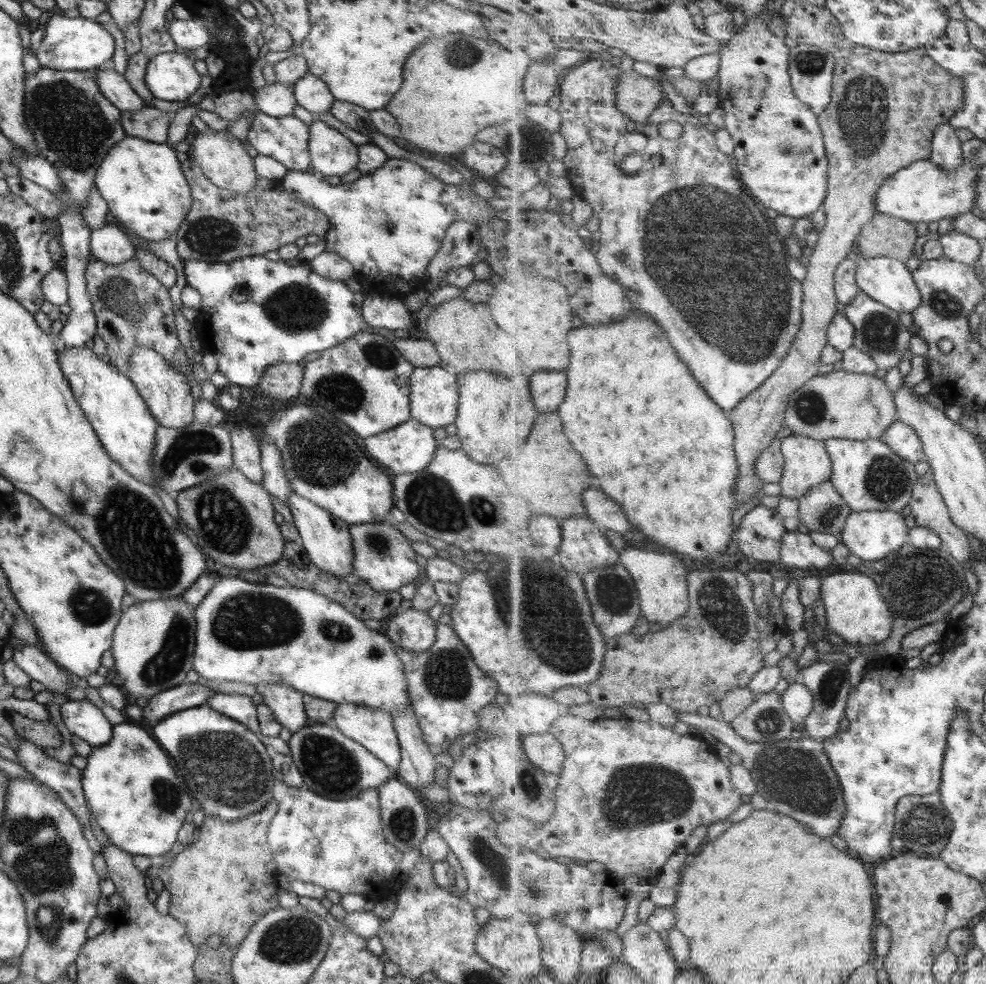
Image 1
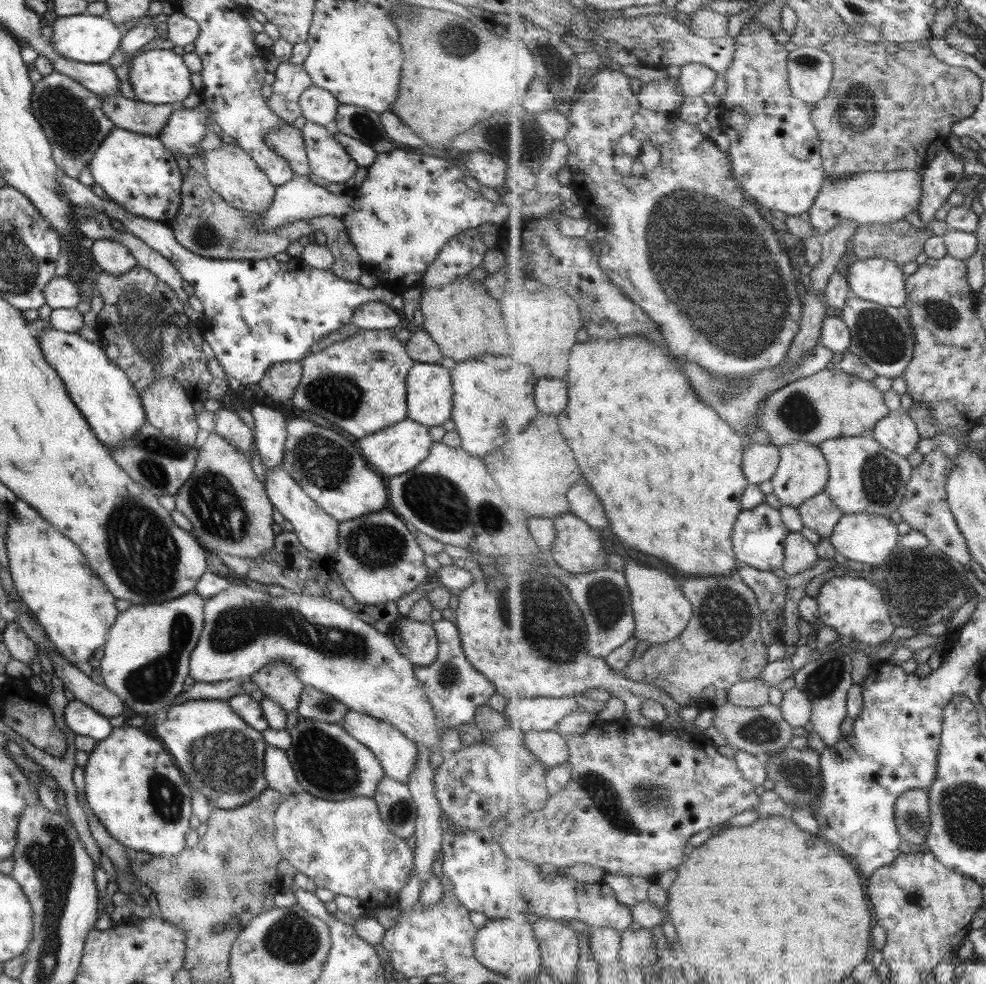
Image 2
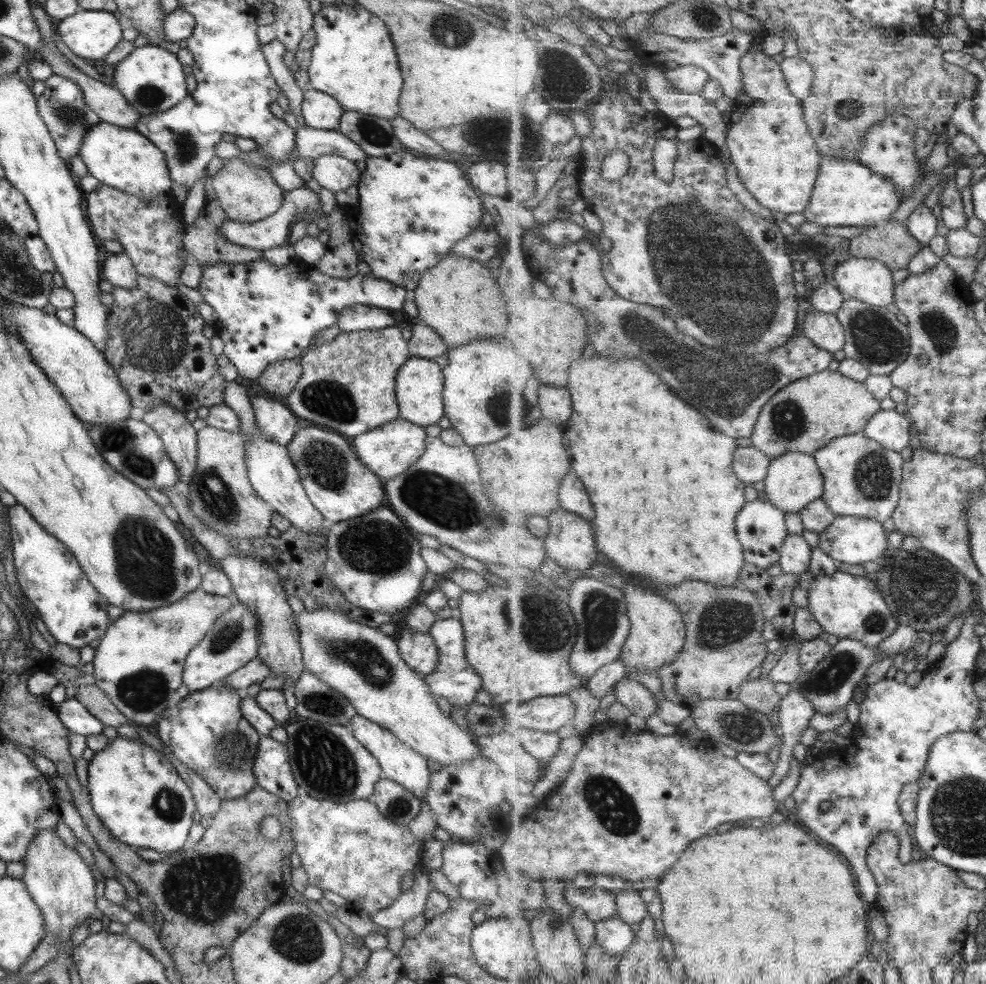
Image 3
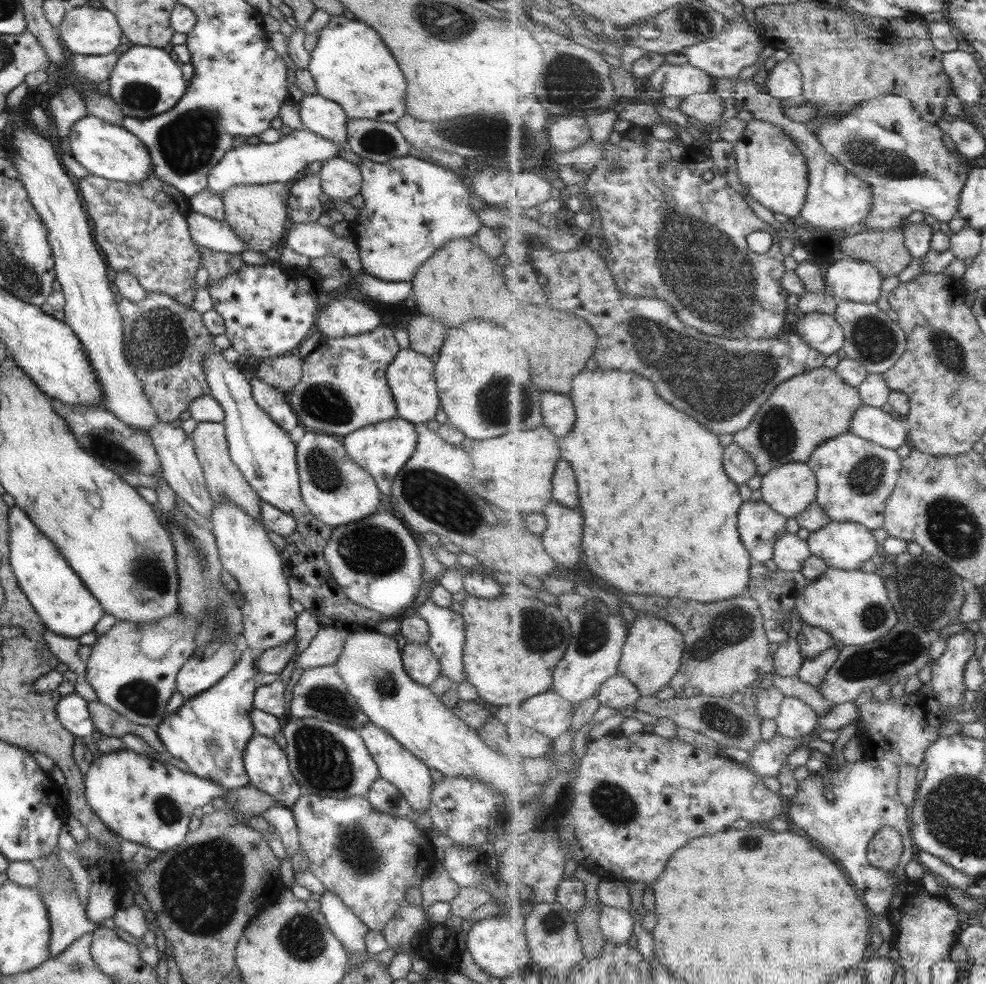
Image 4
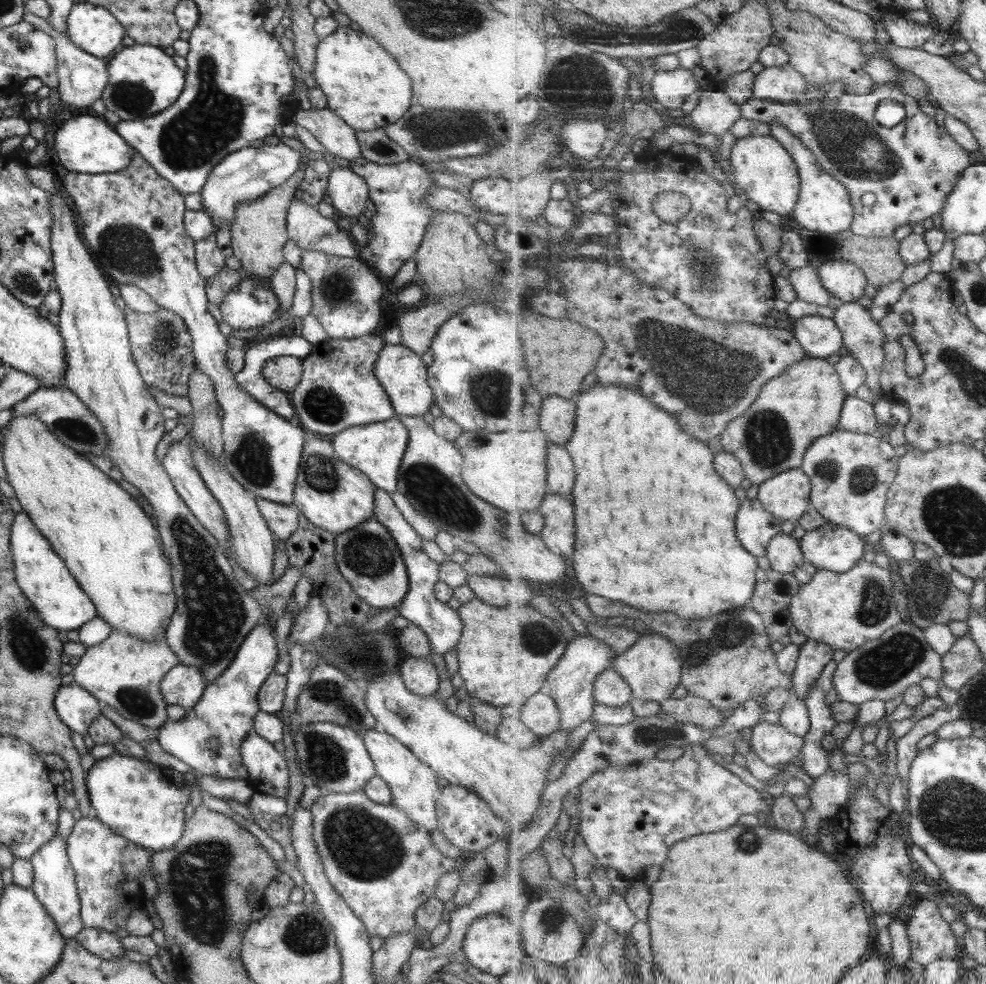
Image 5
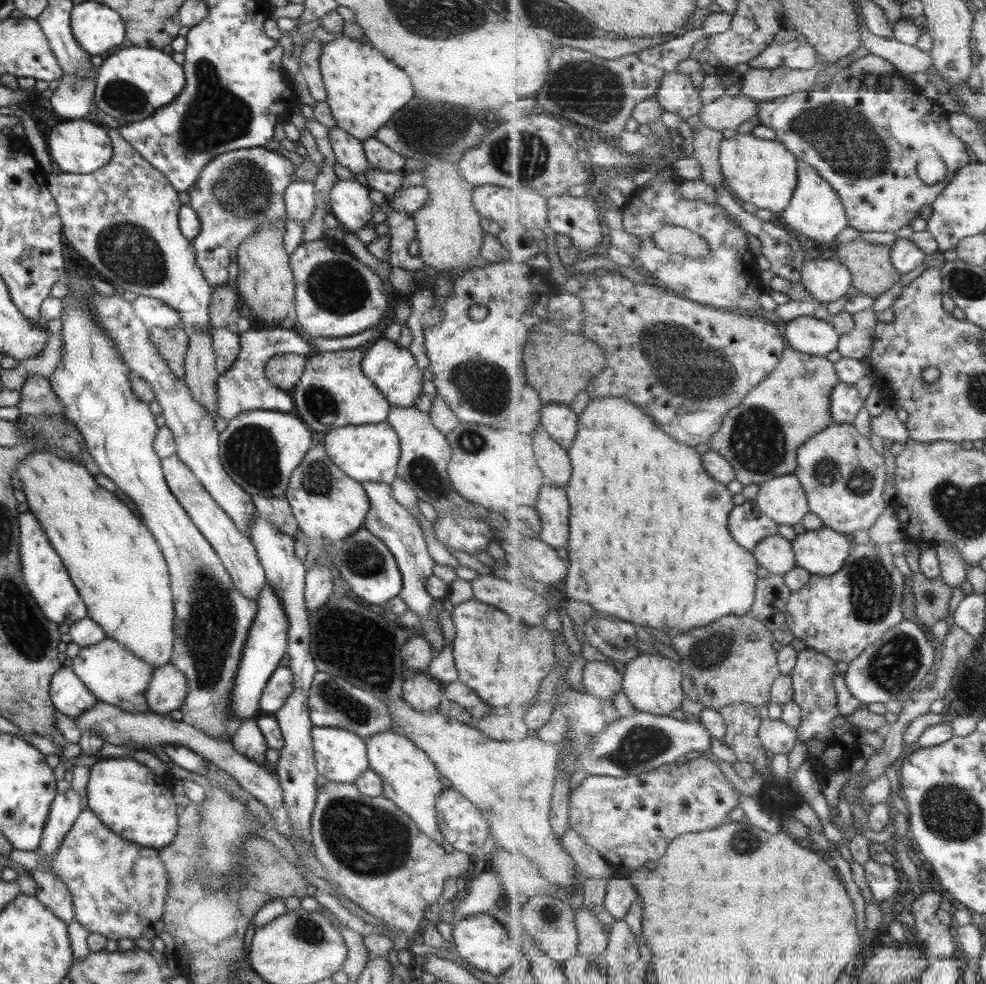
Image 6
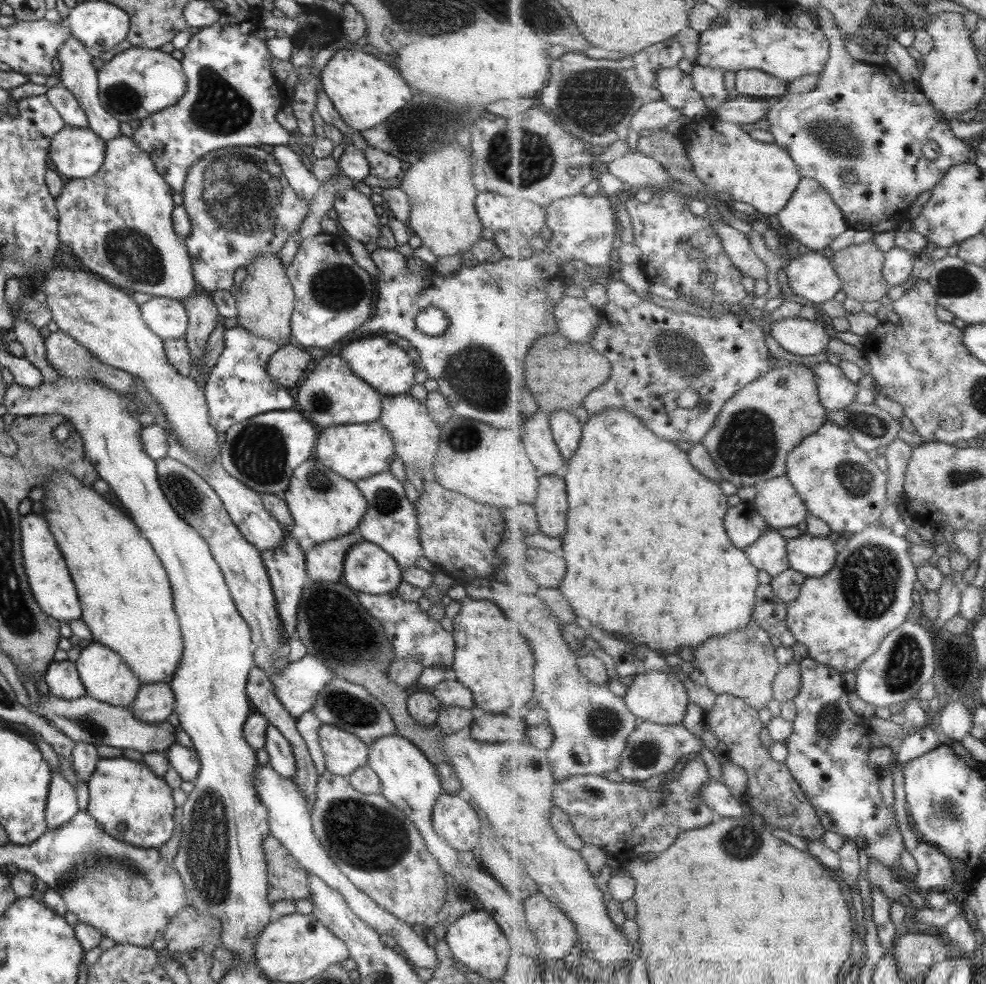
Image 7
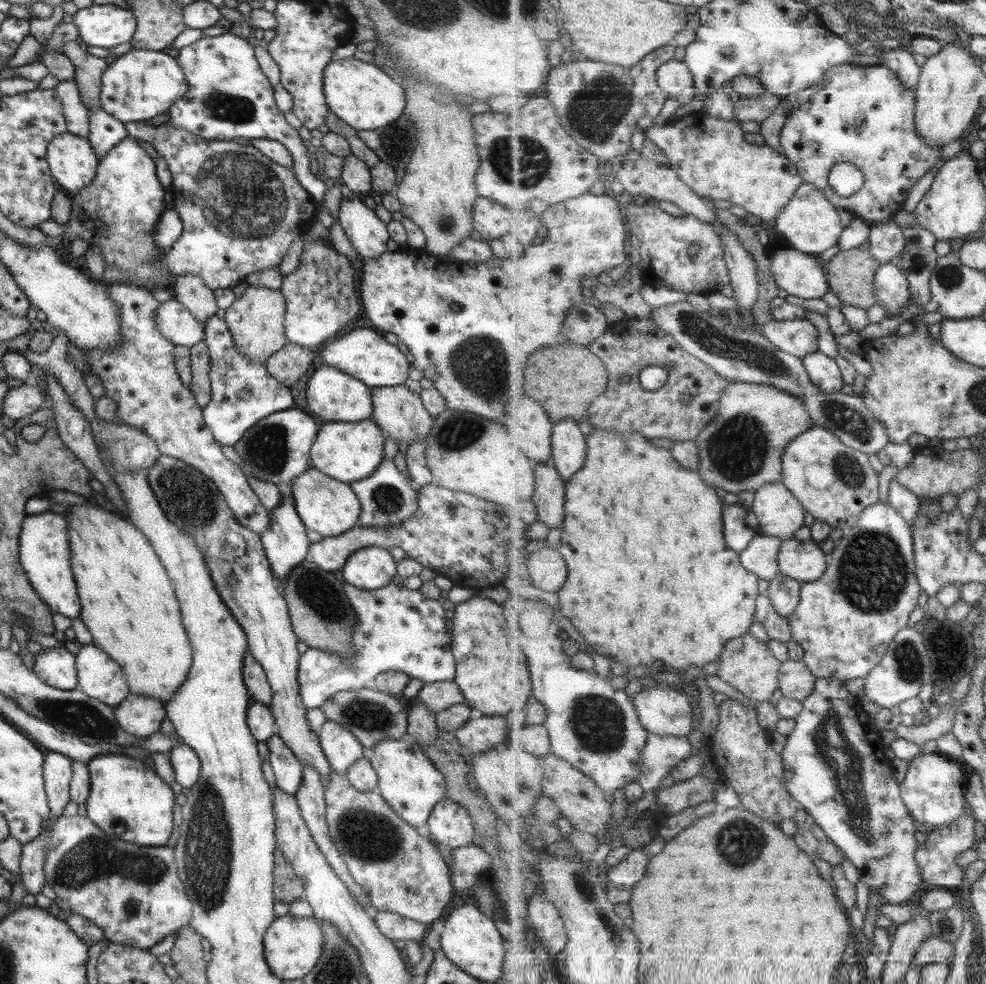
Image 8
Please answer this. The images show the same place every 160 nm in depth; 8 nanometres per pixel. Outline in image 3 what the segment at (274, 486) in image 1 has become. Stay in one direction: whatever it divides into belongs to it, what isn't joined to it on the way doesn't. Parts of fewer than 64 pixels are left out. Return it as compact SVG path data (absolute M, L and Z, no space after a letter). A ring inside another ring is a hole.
M265 394L251 397L251 410L257 428L285 447L297 432L297 418L283 404L269 400L269 396Z

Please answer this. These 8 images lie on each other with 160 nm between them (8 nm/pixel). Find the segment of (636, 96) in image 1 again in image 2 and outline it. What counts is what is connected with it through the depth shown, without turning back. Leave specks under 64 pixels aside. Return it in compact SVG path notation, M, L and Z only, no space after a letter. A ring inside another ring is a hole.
M669 79L642 83L637 96L645 108L665 112L673 112L681 108L685 97L678 93L676 84Z

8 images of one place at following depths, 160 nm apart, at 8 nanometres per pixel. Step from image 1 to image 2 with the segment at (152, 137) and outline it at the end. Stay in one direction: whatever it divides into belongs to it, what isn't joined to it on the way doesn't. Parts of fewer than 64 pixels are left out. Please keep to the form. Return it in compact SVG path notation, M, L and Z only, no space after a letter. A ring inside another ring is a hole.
M122 95L100 97L103 114L114 124L136 134L158 136L168 114L179 104L154 105L128 99Z

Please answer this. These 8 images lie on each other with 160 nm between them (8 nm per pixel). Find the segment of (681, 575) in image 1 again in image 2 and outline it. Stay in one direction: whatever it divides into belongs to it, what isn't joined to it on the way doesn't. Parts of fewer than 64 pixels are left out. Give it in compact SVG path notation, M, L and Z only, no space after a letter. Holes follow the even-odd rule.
M639 560L626 562L624 573L632 592L632 605L636 618L634 636L641 642L650 644L649 647L675 640L687 628L689 620L695 614L691 601L680 587L679 577L673 578L671 574Z

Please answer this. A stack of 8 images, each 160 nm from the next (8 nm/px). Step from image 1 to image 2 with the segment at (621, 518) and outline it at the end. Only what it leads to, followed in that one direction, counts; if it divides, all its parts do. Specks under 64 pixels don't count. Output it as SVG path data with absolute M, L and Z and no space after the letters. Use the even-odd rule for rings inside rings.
M575 484L575 488L569 490L569 502L571 502L570 512L581 517L581 520L588 522L593 528L600 530L609 526L605 508L599 496L593 492L593 488L585 484Z

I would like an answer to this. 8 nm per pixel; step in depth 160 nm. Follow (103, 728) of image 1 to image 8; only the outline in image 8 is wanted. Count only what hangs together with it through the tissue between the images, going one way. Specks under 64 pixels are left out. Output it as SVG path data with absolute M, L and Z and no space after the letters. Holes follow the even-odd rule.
M63 644L43 648L42 651L34 654L30 669L39 680L53 688L59 690L77 688L74 656Z

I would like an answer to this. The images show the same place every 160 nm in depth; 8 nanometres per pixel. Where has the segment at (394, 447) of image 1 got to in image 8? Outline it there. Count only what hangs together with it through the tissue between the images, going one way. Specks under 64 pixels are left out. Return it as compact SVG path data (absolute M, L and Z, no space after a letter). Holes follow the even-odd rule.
M369 418L357 422L327 422L318 428L316 437L309 449L309 467L321 472L329 479L345 484L367 478L381 464L383 439L380 428Z

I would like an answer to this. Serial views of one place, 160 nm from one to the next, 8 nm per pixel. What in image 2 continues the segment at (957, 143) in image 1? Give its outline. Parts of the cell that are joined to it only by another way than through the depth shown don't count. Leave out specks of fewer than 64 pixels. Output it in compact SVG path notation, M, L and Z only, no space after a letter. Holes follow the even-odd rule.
M948 144L943 145L922 174L922 195L917 212L925 228L935 220L937 210L945 207L945 200L965 174L965 164L955 157Z

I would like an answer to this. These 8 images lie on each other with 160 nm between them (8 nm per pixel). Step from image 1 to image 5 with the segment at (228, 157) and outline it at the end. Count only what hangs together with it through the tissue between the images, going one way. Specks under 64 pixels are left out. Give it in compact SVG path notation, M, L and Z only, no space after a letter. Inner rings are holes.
M297 169L283 184L272 188L265 196L236 204L229 228L230 245L232 255L239 263L242 276L254 278L257 282L269 285L270 278L284 262L282 248L289 240L286 231L286 208L295 189L303 180L303 175L304 171Z

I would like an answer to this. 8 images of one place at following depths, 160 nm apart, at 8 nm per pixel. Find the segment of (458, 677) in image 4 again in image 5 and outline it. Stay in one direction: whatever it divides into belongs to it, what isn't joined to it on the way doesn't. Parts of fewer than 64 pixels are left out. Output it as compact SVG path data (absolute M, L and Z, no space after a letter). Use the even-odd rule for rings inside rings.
M374 487L372 518L385 528L386 532L393 539L405 565L408 580L407 592L397 605L396 610L398 616L402 616L409 623L414 624L419 630L423 631L433 652L444 656L444 652L454 649L457 639L460 637L461 621L455 610L452 610L444 602L434 597L434 584L438 581L438 564L423 553L421 549L422 538L402 517L392 499L390 493Z

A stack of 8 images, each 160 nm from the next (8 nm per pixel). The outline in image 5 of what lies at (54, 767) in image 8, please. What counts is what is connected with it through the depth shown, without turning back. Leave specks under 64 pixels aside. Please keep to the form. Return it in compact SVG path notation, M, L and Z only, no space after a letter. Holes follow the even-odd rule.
M57 834L51 836L28 860L32 866L33 878L30 887L34 897L43 905L45 912L54 920L57 930L65 939L71 939L82 929L79 909L80 902L76 890L74 871L66 856L65 840Z

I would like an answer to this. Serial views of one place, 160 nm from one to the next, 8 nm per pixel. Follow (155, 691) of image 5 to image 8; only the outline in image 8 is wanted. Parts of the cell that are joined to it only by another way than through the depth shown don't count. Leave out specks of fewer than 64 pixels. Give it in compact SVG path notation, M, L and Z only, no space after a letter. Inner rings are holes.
M92 643L82 645L78 653L74 655L77 688L85 693L85 696L94 698L107 706L116 707L128 694L124 674L119 665L109 658L100 648Z

